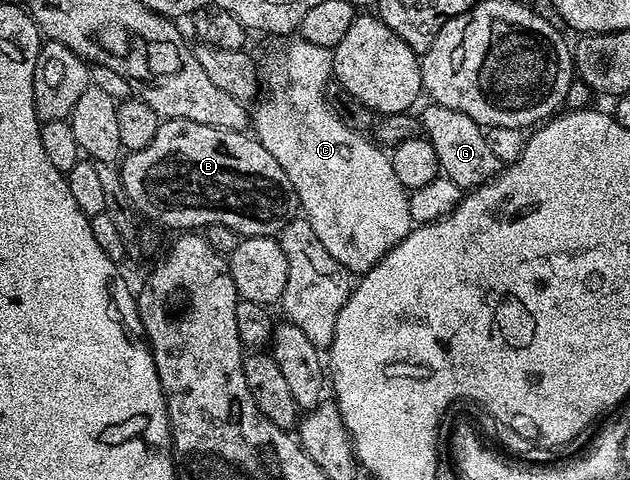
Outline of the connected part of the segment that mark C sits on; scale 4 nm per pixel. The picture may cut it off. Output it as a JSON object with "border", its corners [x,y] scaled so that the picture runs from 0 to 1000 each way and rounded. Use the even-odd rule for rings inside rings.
{"border":[[[478,79],[456,83],[460,85],[449,100],[438,102],[424,121],[422,142],[419,133],[419,183],[424,192],[422,202],[419,192],[408,210],[410,227],[405,233],[402,227],[400,275],[419,313],[451,346],[451,363],[457,363],[457,379],[463,379],[467,402],[473,406],[483,454],[495,479],[502,479],[502,496],[514,504],[514,521],[521,521],[521,529],[527,529],[527,538],[533,538],[533,546],[546,552],[557,571],[579,571],[651,483],[651,413],[622,356],[617,323],[586,281],[546,263],[546,254],[533,246],[525,210],[519,206],[521,183],[517,192],[517,173],[525,173],[530,146],[525,102],[495,96],[495,88]]]}

